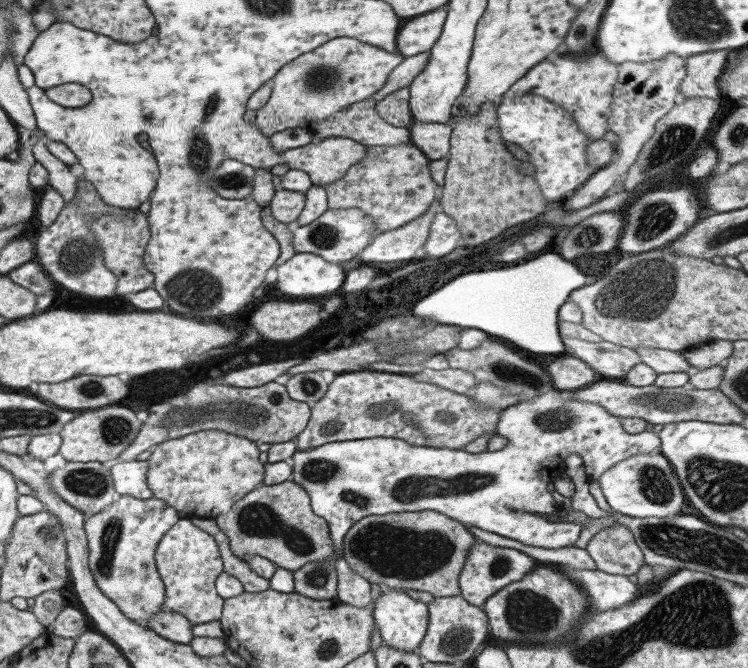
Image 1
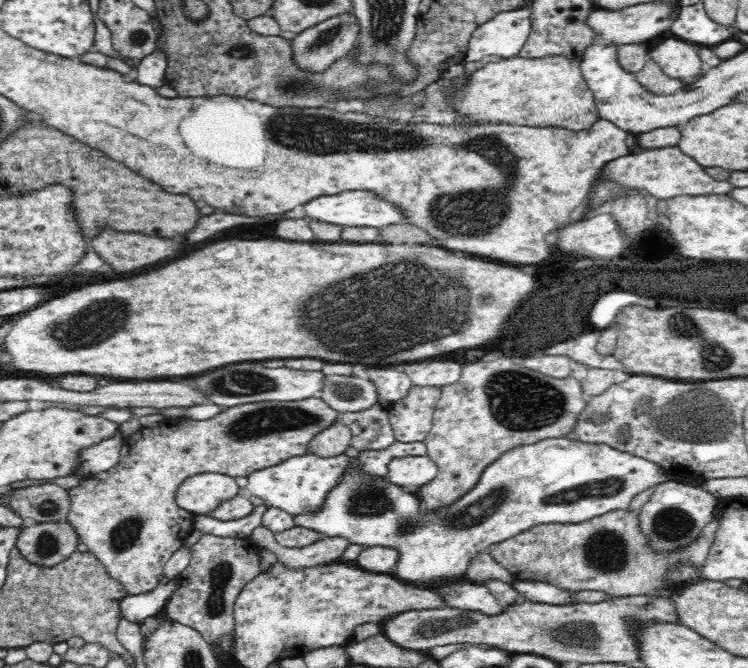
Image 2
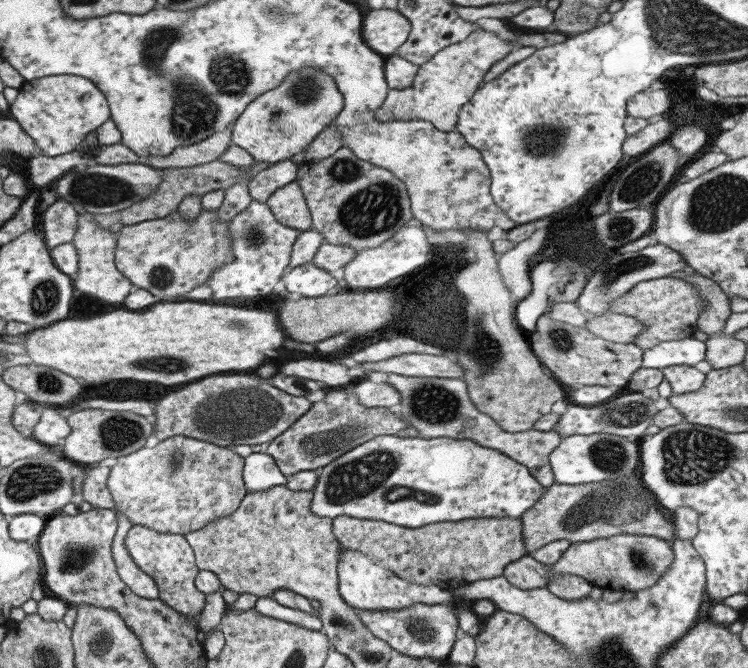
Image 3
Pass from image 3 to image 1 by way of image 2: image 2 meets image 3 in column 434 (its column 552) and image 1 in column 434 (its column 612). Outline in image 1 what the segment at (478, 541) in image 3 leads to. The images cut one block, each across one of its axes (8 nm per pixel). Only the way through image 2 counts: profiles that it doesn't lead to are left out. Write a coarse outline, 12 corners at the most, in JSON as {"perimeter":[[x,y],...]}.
{"perimeter":[[439,512],[370,515],[341,557],[384,589],[459,595],[474,536]]}

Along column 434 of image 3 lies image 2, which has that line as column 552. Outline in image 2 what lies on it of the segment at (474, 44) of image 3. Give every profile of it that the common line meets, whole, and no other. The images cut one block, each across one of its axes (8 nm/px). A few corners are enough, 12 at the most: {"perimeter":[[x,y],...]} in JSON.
{"perimeter":[[510,57],[471,74],[469,120],[583,131],[581,61]]}

